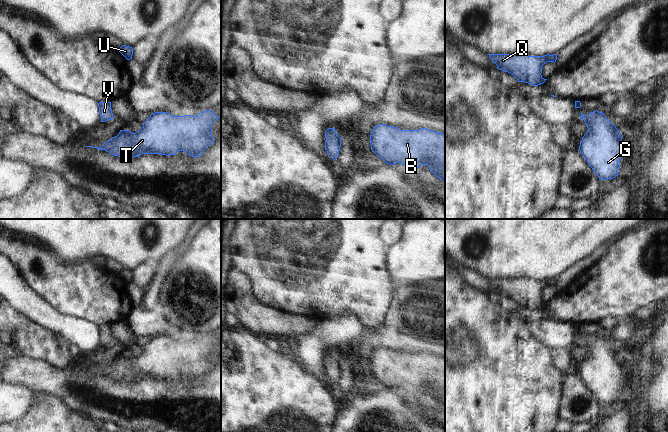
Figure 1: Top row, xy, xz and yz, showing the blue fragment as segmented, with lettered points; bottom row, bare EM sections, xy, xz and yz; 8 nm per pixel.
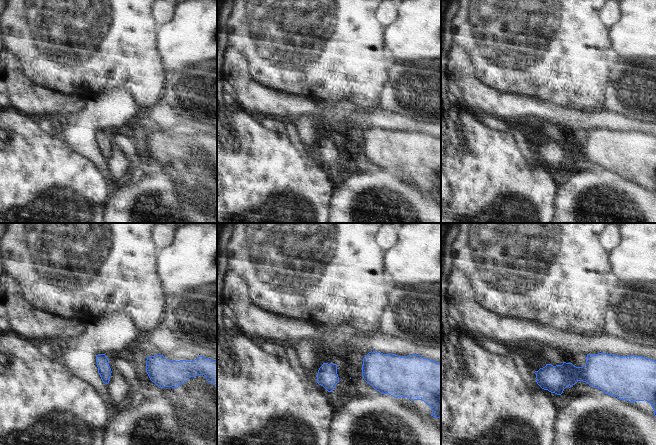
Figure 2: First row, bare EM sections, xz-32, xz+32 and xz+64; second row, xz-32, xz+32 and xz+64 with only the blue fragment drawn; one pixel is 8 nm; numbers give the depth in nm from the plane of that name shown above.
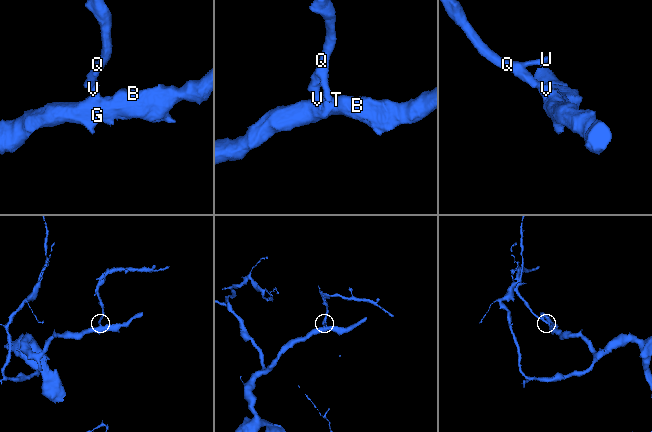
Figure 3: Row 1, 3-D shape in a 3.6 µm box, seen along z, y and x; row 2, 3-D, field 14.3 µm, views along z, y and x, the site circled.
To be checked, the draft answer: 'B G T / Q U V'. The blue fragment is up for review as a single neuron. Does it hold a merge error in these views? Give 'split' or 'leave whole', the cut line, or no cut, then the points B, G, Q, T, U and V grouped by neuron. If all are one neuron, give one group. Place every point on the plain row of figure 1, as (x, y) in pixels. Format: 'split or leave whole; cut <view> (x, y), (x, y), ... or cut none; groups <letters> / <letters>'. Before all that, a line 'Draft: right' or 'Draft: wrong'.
Draft: wrong
leave whole; cut none; groups B G Q T U V

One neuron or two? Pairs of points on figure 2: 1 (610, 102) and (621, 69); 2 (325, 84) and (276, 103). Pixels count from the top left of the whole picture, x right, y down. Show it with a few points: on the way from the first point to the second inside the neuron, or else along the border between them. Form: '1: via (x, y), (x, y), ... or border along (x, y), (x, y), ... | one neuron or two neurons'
1: via (616, 94), (621, 89), (621, 77) | one neuron
2: border along (274, 89), (280, 92), (305, 95), (317, 100) | two neurons

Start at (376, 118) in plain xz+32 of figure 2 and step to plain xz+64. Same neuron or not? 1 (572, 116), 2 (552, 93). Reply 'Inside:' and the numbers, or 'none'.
Inside: 1

